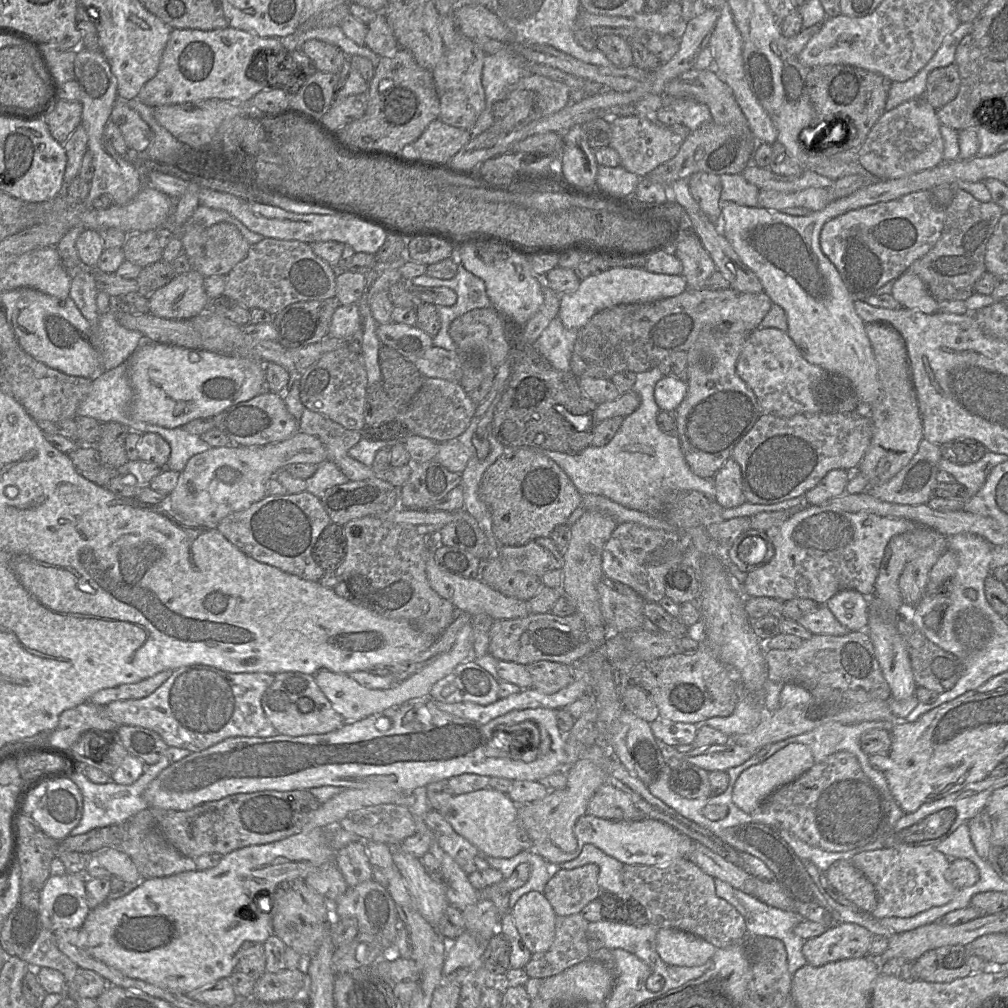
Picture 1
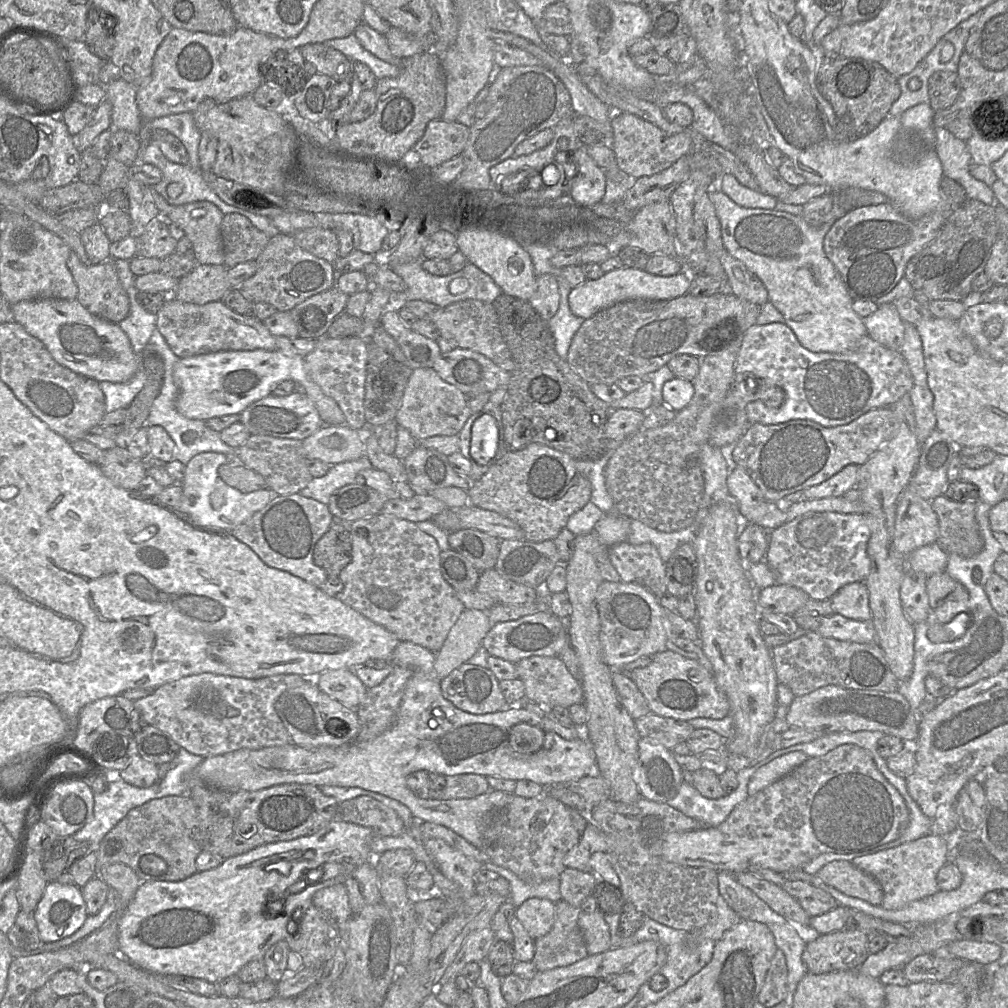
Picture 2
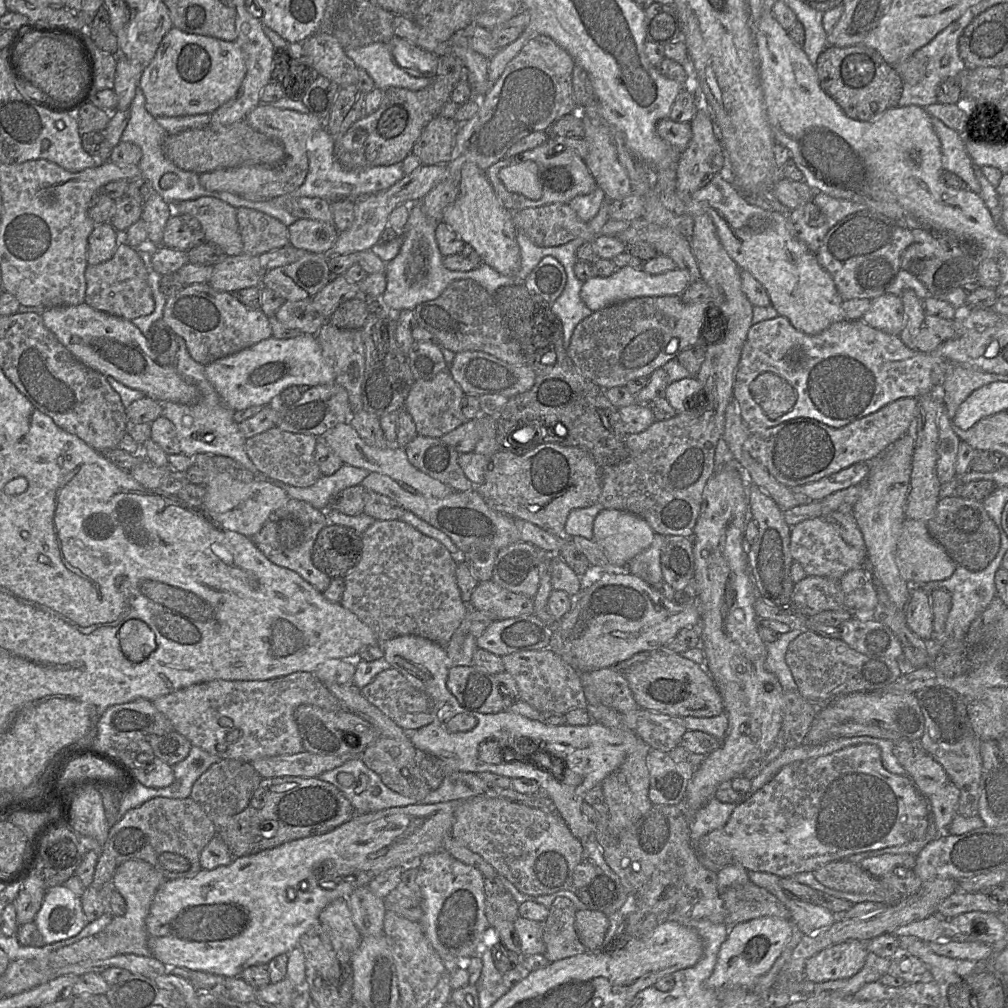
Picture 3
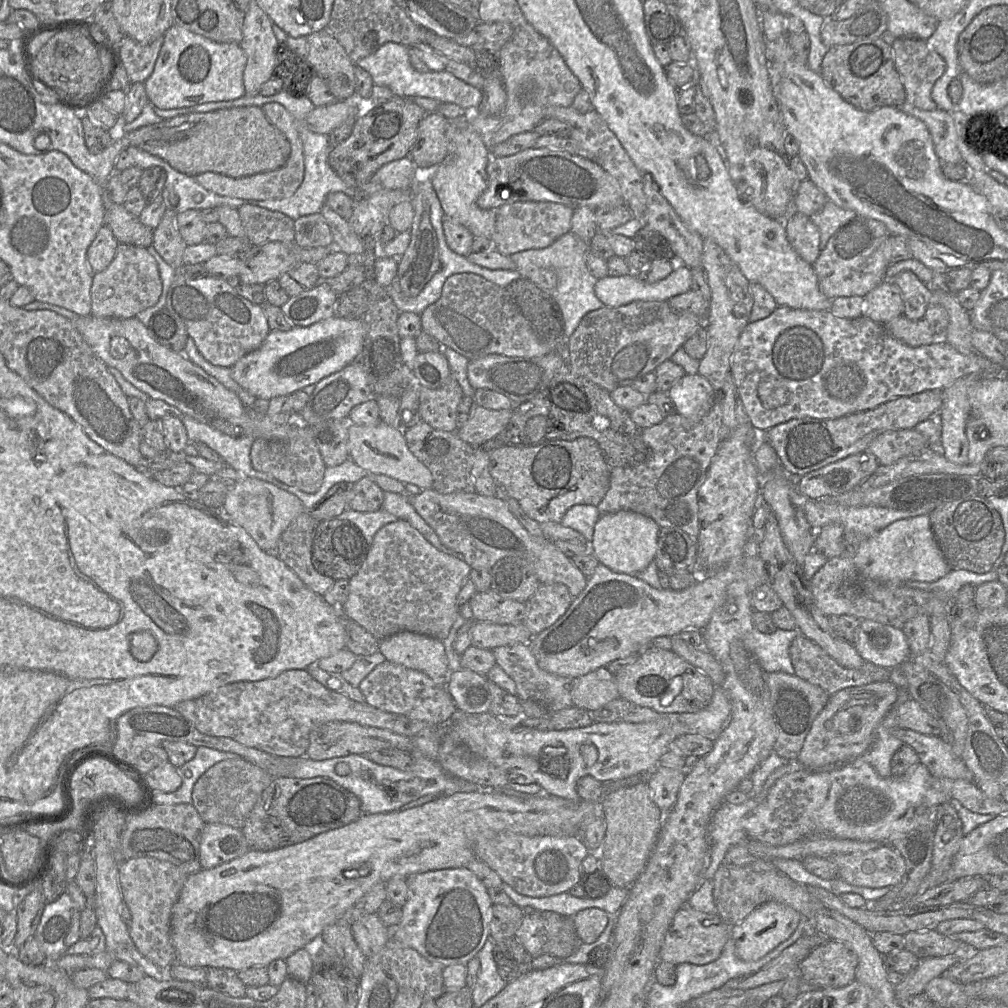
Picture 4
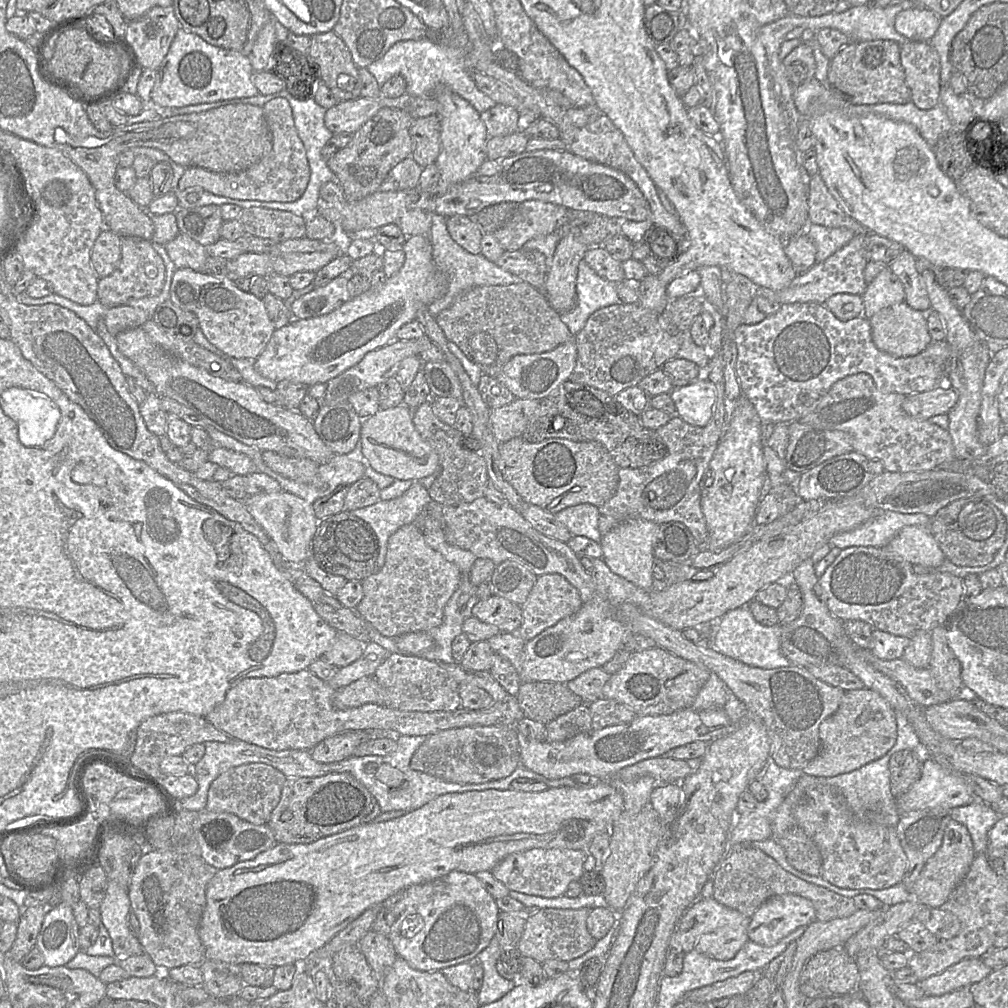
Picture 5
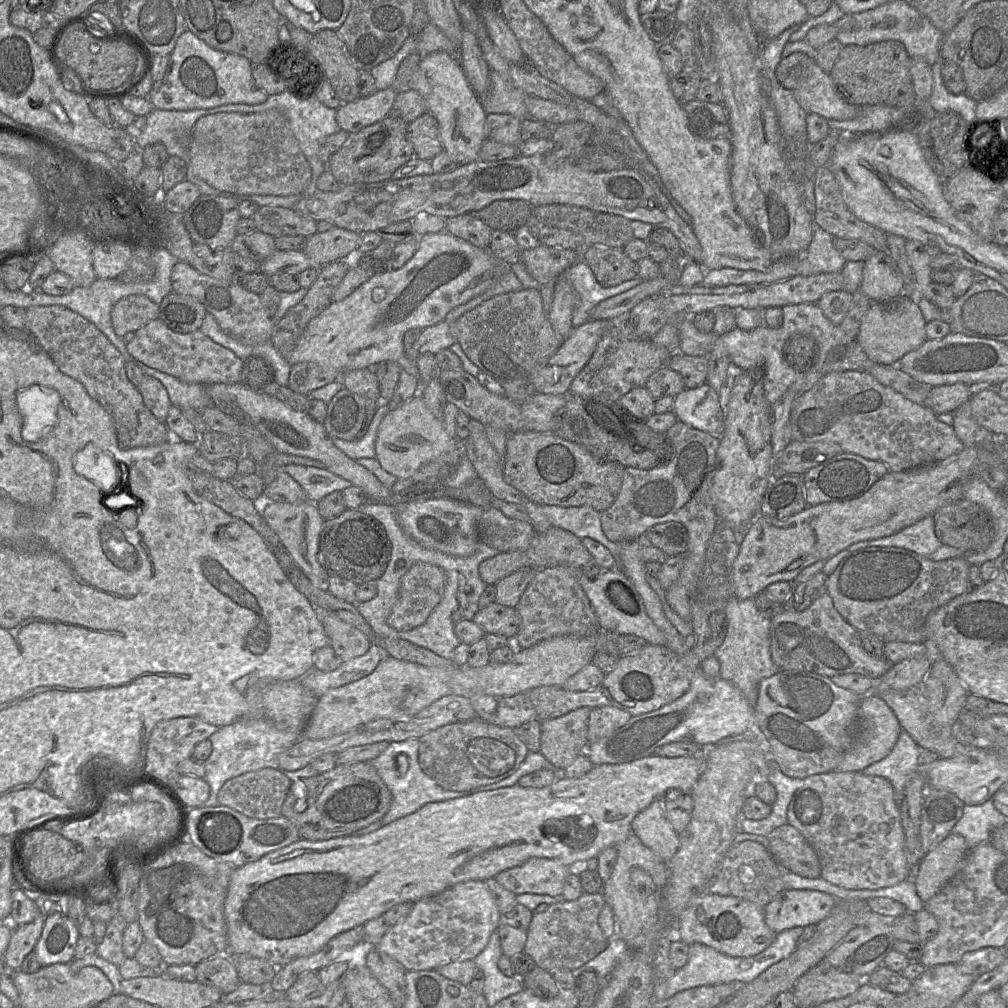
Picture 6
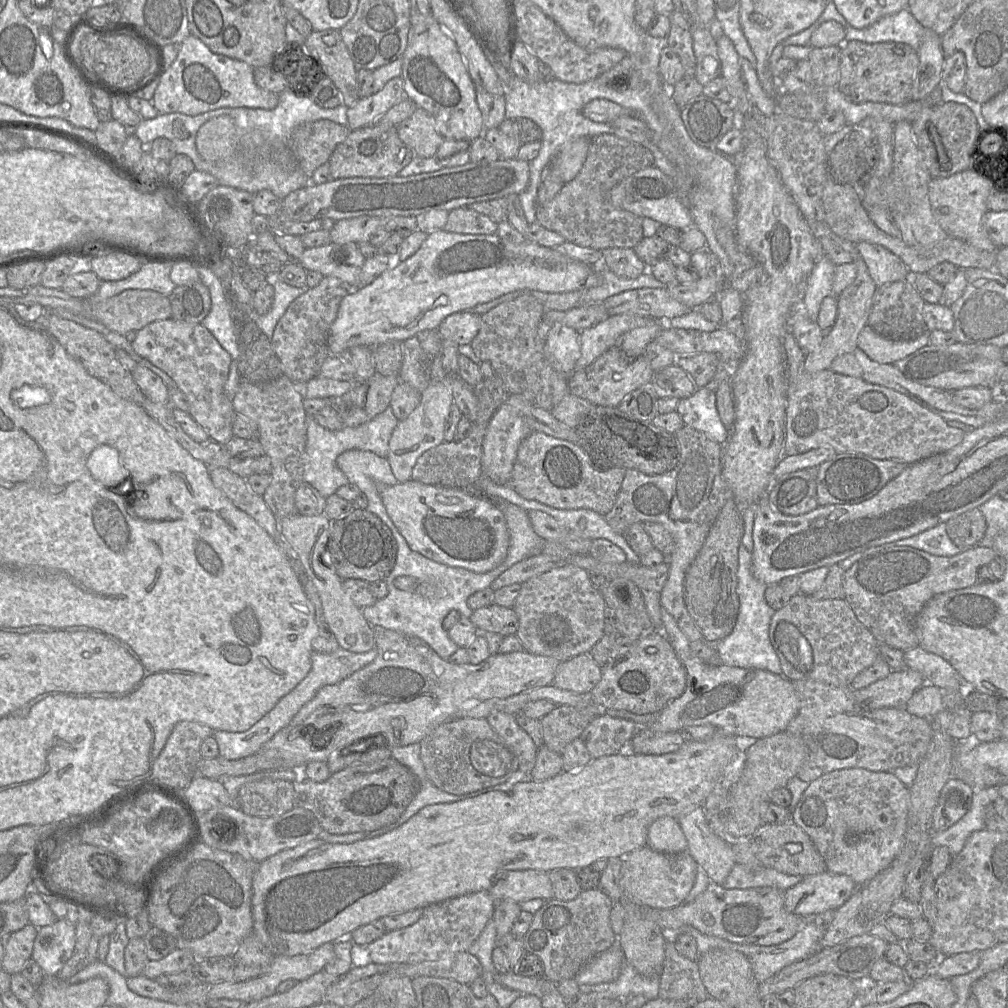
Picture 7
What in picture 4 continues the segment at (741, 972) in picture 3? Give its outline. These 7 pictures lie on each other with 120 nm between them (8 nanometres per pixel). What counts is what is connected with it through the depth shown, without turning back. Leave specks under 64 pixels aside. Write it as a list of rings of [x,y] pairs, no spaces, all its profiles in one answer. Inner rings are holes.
[[[776,901],[766,902],[754,909],[743,921],[732,926],[732,939],[737,956],[744,961],[755,961],[786,941],[796,930],[801,914],[794,908]]]

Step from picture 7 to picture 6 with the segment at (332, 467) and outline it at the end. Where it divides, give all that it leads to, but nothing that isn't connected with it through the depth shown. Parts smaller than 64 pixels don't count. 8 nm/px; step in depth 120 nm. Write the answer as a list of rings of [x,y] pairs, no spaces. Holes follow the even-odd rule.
[[[380,400],[366,433],[360,439],[347,441],[340,438],[334,438],[332,439],[333,444],[353,460],[359,458],[376,458],[375,441],[378,428],[382,419],[390,410],[390,405],[383,404]],[[290,464],[279,467],[291,476],[303,488],[307,502],[317,504],[326,495],[334,491],[342,491],[352,483],[327,469],[313,466]]]

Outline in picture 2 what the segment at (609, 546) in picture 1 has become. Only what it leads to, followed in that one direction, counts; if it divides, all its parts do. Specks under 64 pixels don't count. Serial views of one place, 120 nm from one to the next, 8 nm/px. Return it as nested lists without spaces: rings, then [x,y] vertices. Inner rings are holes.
[[[628,541],[608,548],[609,559],[626,583],[636,583],[648,589],[658,599],[667,592],[666,563],[661,559],[657,548],[650,543],[634,545]]]

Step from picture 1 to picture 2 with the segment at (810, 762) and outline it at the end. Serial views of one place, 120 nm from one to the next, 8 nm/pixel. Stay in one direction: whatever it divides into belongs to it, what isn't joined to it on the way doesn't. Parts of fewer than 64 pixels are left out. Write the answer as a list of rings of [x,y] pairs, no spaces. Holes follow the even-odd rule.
[[[796,751],[775,758],[768,764],[761,766],[749,780],[748,795],[753,796],[757,794],[759,791],[792,772],[808,758],[803,752]]]

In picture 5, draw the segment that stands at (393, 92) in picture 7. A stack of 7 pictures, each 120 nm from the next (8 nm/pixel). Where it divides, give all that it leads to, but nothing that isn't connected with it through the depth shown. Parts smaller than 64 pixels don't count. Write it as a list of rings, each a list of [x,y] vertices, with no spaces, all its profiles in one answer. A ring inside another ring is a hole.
[[[358,97],[352,100],[339,101],[326,110],[324,123],[333,134],[347,133],[353,135],[382,106],[382,98]]]

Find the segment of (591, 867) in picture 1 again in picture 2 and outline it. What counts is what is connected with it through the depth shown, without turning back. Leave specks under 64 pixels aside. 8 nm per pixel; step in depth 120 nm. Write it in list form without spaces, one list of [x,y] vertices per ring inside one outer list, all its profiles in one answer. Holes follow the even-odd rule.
[[[566,868],[559,876],[561,899],[574,907],[580,907],[600,880],[596,874]]]

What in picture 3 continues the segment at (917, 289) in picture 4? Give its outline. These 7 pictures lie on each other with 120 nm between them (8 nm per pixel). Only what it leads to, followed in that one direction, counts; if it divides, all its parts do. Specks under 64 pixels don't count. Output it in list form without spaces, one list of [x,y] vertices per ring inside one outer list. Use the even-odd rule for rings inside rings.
[[[911,289],[902,291],[900,298],[904,310],[904,326],[899,338],[908,348],[916,349],[916,338],[920,328],[924,326],[923,300]]]

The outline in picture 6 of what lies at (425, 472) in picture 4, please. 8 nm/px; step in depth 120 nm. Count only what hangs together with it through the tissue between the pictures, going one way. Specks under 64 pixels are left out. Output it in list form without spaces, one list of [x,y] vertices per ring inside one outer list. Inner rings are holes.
[[[415,395],[400,407],[390,410],[382,419],[375,441],[376,459],[388,473],[398,479],[410,478],[424,463],[438,457],[457,440],[449,438],[442,419],[436,418],[426,407],[422,396]]]

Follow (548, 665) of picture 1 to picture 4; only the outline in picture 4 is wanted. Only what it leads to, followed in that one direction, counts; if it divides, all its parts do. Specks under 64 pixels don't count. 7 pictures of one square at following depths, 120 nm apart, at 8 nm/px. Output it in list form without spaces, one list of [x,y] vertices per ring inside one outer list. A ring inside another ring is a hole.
[[[528,644],[499,646],[492,650],[496,664],[499,665],[516,683],[516,696],[520,701],[532,700],[546,706],[550,713],[573,706],[571,689],[573,680],[568,677],[549,673],[538,666]]]

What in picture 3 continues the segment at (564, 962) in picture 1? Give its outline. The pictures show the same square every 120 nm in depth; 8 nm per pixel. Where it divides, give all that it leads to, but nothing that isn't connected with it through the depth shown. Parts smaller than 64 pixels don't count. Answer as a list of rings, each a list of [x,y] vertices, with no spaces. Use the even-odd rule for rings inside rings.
[[[556,897],[549,914],[543,922],[544,956],[552,963],[583,954],[585,946],[580,942],[575,931],[577,909],[571,900]]]

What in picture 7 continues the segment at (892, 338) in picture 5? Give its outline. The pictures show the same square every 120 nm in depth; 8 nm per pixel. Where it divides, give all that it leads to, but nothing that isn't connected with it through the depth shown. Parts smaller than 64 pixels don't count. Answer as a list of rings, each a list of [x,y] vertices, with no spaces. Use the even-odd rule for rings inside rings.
[[[866,325],[859,333],[857,348],[864,351],[873,361],[880,364],[893,364],[928,345],[929,333],[926,331],[910,340],[893,340],[881,336]]]

